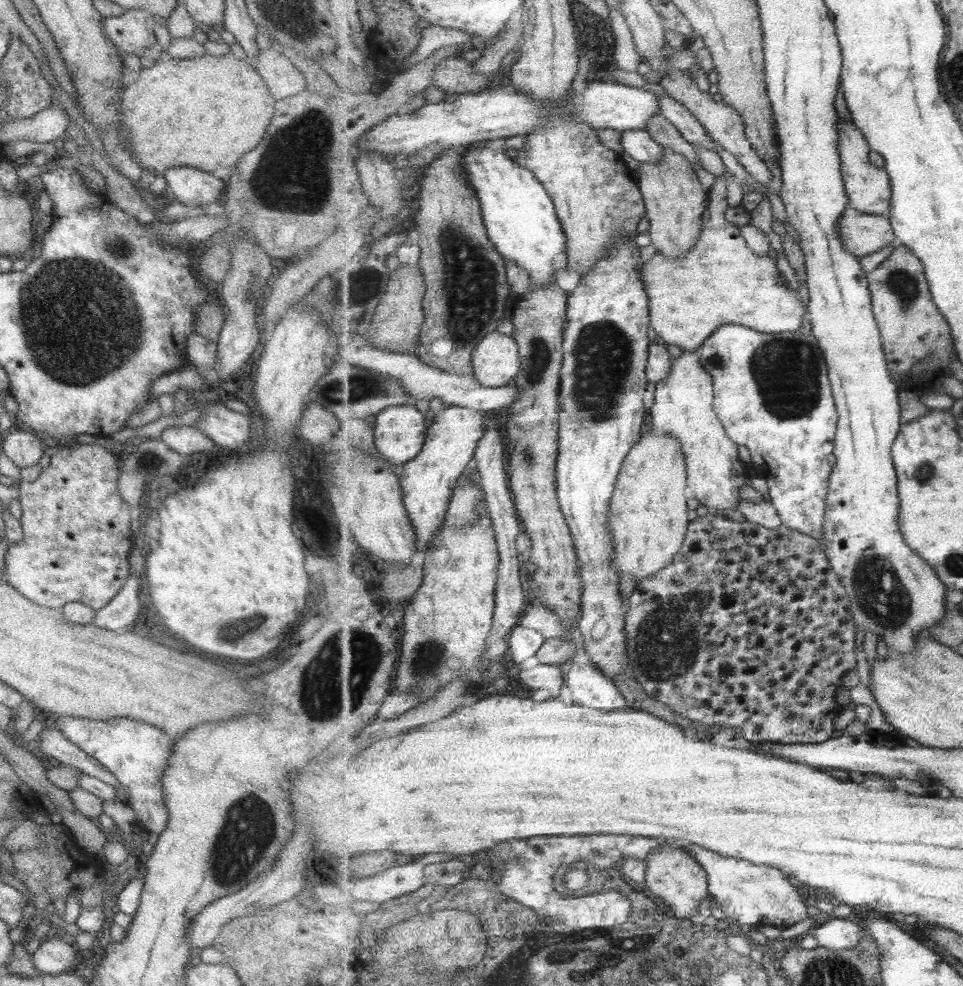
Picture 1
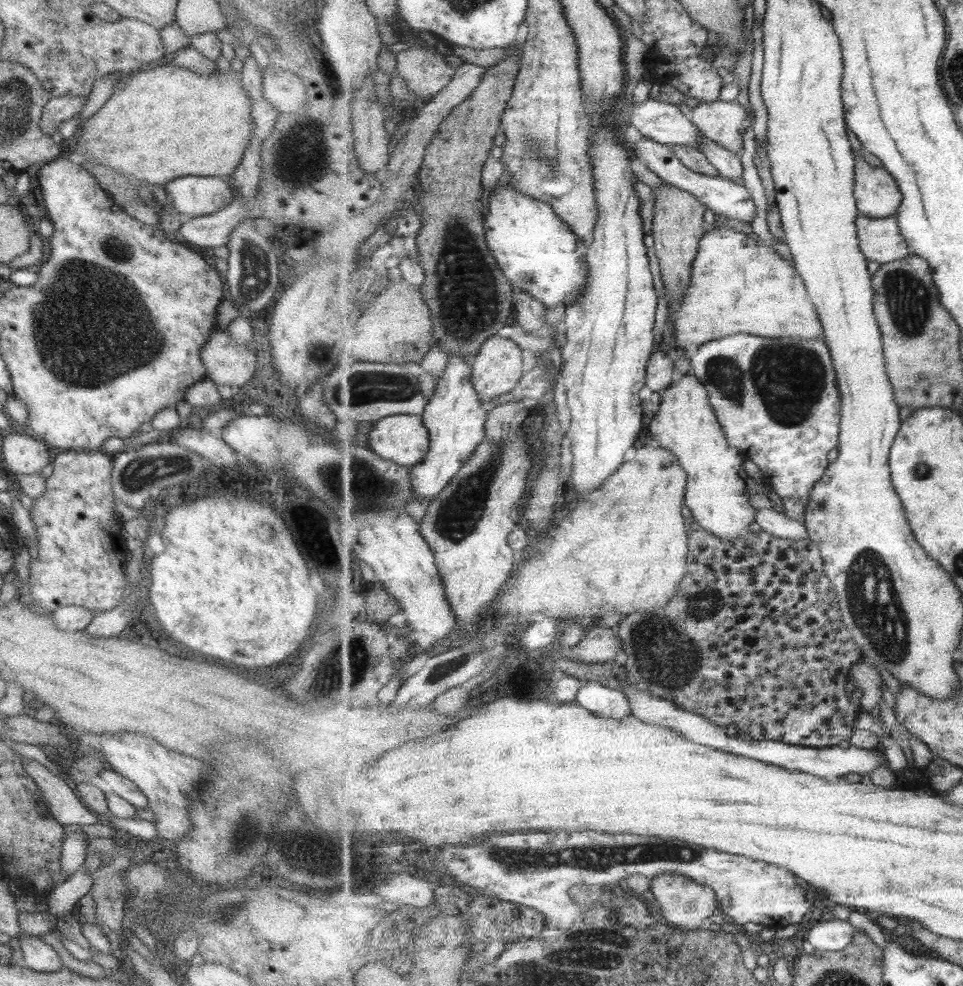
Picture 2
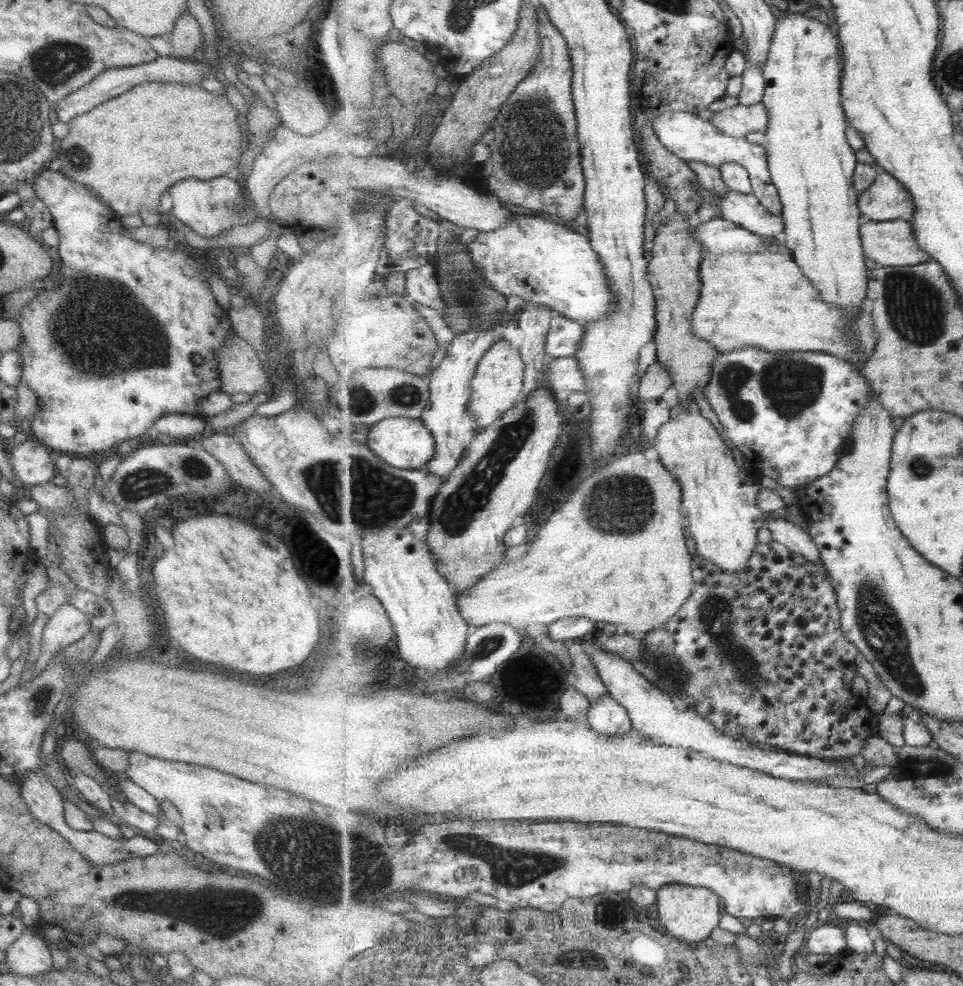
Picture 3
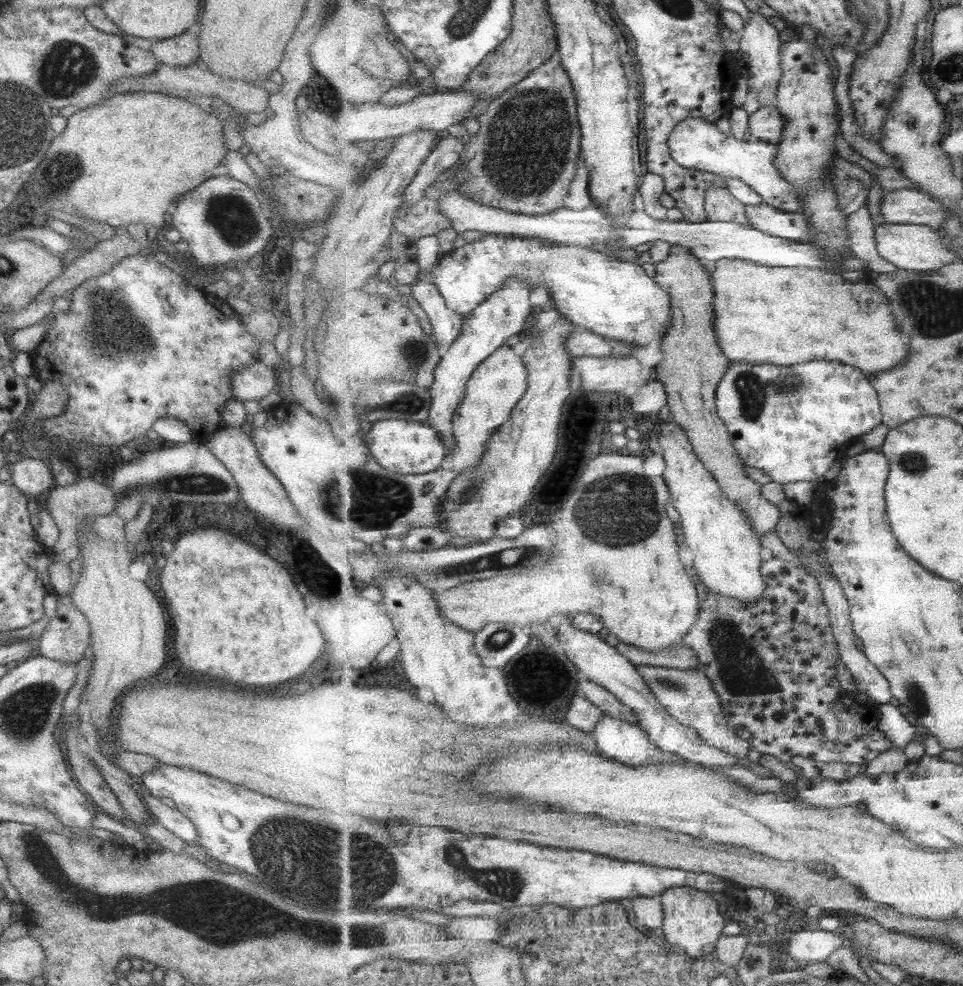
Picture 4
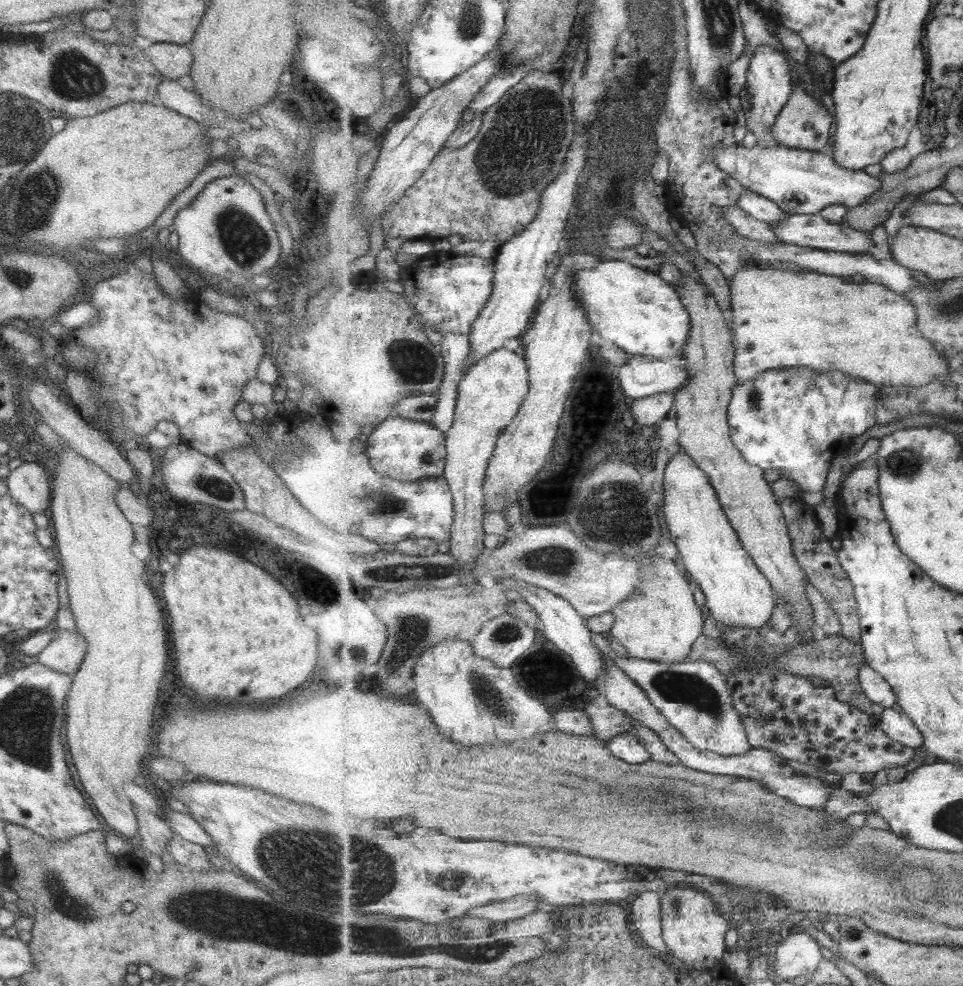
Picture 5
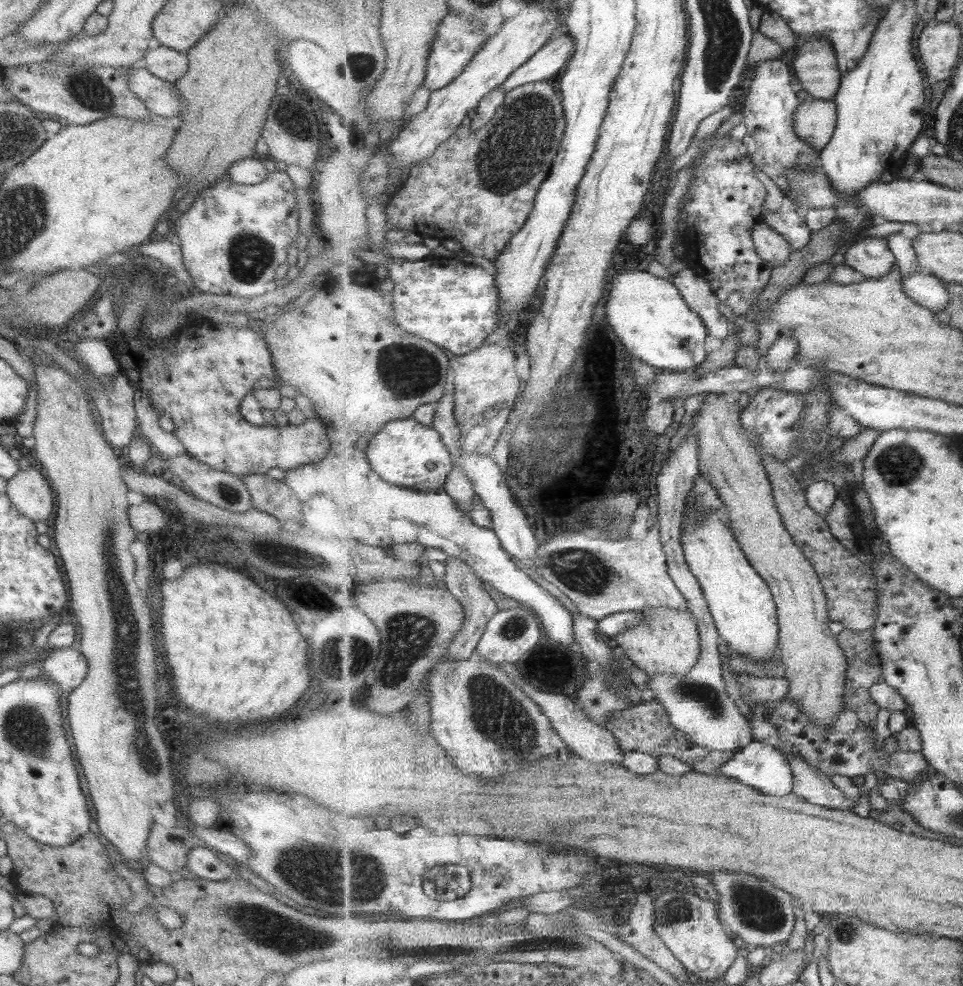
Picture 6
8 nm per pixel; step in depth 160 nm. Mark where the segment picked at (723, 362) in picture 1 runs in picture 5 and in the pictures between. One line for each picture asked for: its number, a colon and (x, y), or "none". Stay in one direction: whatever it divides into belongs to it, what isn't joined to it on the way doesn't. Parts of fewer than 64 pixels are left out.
2: (778, 399)
3: (788, 413)
4: (794, 422)
5: (799, 423)

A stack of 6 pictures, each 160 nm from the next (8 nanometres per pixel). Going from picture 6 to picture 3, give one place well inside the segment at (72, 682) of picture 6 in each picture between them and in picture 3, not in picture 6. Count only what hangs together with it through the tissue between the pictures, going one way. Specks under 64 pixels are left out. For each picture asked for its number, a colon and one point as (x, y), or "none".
3: (67, 624)
4: (66, 635)
5: (64, 652)

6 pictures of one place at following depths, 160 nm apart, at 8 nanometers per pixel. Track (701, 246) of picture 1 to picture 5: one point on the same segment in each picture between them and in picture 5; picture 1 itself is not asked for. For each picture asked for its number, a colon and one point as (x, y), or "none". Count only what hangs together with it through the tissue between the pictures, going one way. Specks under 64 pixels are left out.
2: (739, 285)
3: (760, 298)
4: (778, 315)
5: (781, 318)

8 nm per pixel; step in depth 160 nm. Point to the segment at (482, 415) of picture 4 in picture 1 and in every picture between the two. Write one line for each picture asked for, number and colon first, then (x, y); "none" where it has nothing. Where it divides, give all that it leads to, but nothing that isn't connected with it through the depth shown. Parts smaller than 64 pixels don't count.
1: (496, 361)
2: (498, 367)
3: (499, 380)

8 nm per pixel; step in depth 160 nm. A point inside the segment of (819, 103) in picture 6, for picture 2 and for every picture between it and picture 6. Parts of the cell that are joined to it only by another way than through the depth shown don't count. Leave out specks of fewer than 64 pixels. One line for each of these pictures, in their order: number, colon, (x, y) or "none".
2: (725, 122)
3: (738, 121)
4: (767, 124)
5: (804, 123)

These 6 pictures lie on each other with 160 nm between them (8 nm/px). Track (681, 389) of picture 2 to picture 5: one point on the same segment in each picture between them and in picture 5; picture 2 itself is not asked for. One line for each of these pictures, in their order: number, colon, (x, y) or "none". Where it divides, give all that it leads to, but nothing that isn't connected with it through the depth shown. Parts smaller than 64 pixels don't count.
3: (721, 498)
4: (727, 559)
5: (737, 593)

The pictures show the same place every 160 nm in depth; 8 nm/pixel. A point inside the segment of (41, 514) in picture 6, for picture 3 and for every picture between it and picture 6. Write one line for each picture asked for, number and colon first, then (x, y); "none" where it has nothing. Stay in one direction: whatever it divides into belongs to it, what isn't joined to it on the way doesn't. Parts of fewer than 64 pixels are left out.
3: (30, 461)
4: (31, 477)
5: (28, 485)

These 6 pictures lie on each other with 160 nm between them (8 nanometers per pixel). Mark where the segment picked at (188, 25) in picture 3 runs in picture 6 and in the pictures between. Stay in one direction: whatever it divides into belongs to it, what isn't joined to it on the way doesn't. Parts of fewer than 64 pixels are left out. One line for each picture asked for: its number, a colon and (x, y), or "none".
4: (181, 50)
5: (173, 61)
6: (164, 63)

